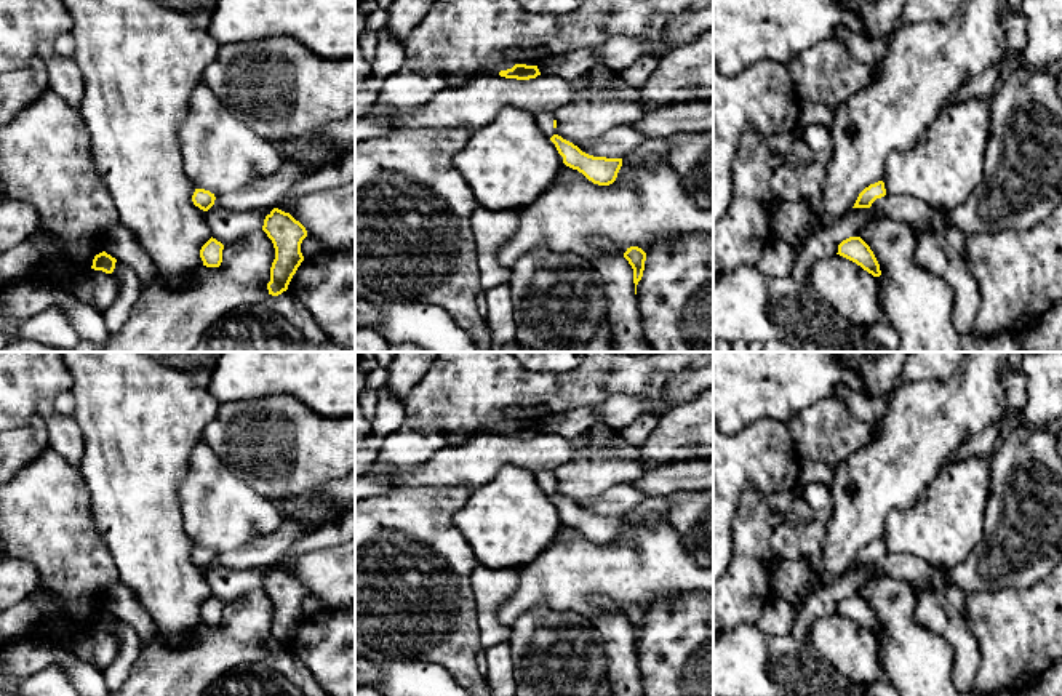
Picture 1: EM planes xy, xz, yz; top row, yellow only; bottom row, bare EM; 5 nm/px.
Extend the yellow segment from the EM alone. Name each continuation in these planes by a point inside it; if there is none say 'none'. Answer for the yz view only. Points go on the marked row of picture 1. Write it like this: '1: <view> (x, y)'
none

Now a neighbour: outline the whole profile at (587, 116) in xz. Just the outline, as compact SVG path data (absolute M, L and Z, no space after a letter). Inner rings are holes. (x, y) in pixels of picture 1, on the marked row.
M617 74L617 83L608 93L585 93L581 86L577 94L561 106L553 115L557 120L555 134L581 147L603 136L616 126L630 126L641 115L641 90L625 83Z

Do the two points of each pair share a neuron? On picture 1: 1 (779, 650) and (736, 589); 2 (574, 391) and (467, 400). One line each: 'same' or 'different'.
1: different
2: same

